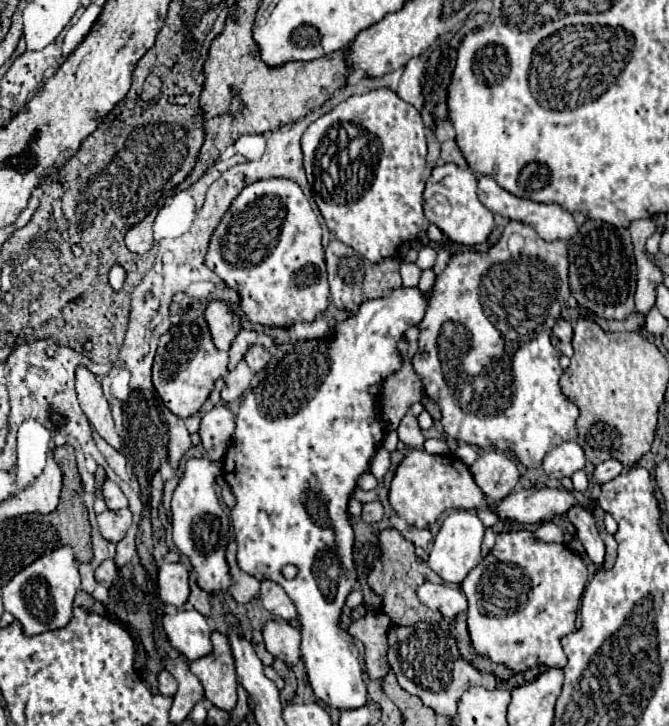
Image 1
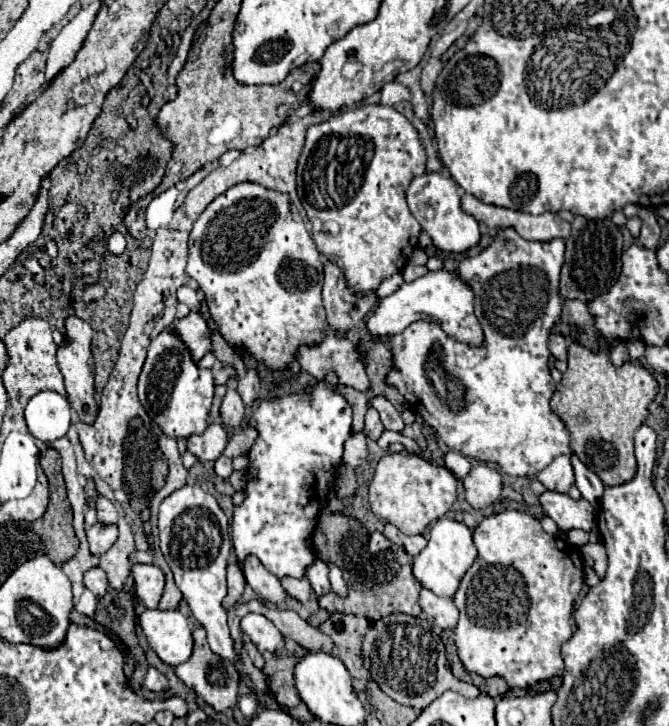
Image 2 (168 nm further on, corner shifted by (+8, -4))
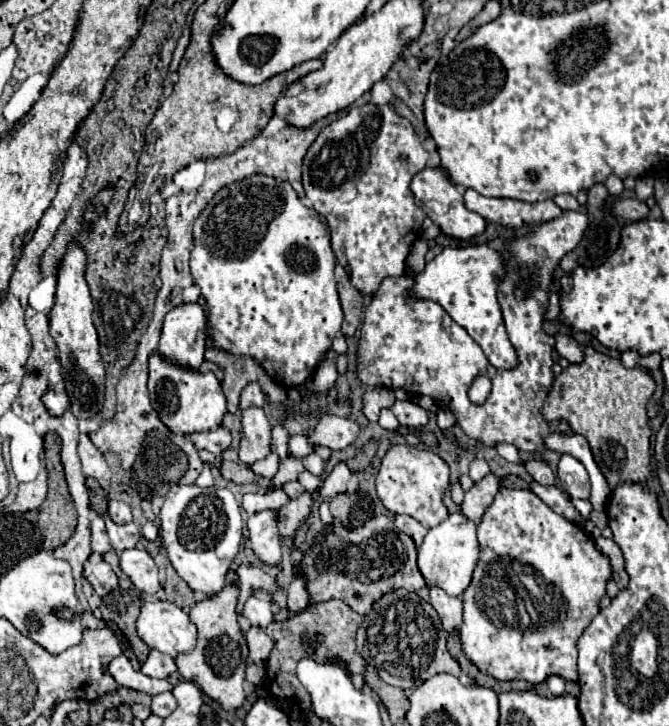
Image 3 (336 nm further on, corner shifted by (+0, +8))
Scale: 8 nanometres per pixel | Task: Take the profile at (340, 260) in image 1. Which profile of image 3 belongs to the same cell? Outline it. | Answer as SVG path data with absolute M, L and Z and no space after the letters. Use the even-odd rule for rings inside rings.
M337 264L335 266L335 278L337 278L337 290L343 306L343 336L353 336L357 326L361 324L361 314L363 314L363 296L353 288L353 284L347 278L347 272Z

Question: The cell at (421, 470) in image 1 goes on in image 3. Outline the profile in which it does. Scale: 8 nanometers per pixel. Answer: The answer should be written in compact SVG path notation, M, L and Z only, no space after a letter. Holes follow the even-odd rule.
M397 444L383 456L377 474L377 494L383 506L393 514L409 514L425 528L433 528L449 516L443 504L443 494L449 488L449 466L437 454L407 444Z

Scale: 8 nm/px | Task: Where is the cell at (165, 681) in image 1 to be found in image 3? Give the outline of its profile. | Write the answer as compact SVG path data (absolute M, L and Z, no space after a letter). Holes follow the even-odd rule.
M151 650L145 664L141 666L141 672L149 678L169 678L175 672L175 660L167 654L161 654L159 650Z

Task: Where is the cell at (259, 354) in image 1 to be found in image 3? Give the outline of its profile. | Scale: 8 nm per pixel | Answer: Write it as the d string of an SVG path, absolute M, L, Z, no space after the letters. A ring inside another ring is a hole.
M251 382L251 384L247 384L245 390L241 392L239 412L245 410L245 408L249 408L249 406L257 406L257 408L261 408L265 402L267 402L267 400L265 400L265 396L263 396L259 384L257 384L257 382Z

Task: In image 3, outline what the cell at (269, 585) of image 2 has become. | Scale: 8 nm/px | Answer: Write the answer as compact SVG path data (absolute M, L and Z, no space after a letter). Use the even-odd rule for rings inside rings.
M267 510L251 516L247 520L249 540L253 552L271 566L277 566L281 560L281 536L277 530L277 512Z

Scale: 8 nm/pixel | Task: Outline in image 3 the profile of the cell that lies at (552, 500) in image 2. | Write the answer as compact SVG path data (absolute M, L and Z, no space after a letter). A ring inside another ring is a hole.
M535 456L535 458L525 460L525 468L527 468L527 472L533 476L533 480L537 480L539 484L545 484L545 486L555 484L553 470L551 470L549 462L545 462L543 458L537 458L537 456Z

